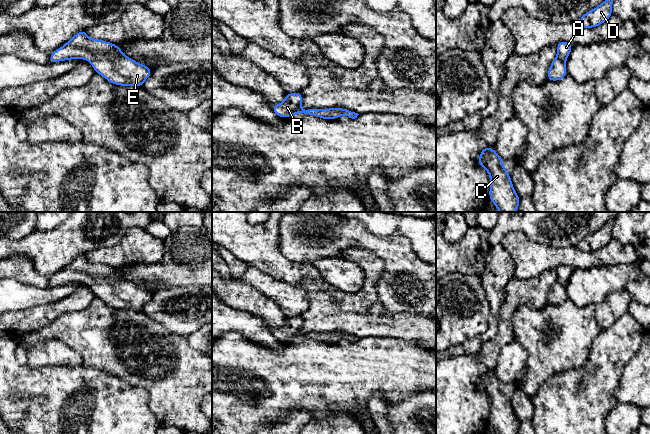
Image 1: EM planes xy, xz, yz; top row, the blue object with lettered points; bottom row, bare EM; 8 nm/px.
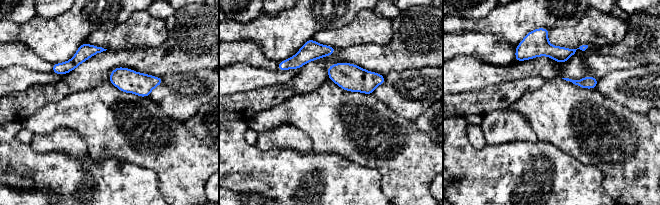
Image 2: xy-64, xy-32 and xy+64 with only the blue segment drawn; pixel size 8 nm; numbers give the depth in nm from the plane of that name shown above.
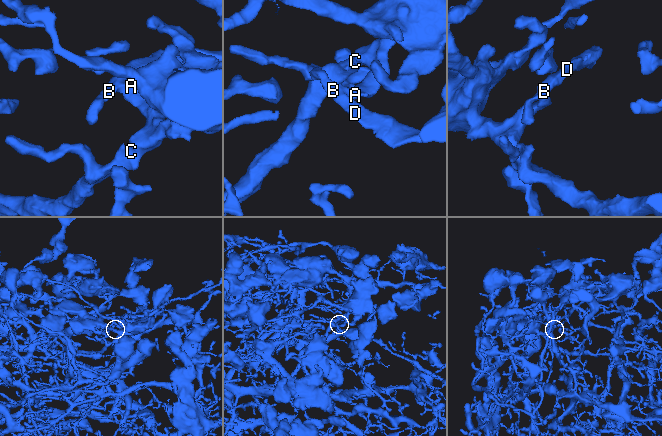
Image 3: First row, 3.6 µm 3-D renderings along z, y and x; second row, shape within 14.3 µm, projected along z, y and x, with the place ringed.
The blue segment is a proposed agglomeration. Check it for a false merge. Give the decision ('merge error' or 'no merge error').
no merge error

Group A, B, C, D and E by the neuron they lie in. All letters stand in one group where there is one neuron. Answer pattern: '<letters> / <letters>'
A B C D E

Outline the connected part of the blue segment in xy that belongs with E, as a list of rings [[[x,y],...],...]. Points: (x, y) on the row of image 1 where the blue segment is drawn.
[[[85,29],[52,52],[49,63],[77,58],[89,61],[95,73],[119,86],[142,87],[152,72],[151,68],[127,57],[117,44],[89,38]]]

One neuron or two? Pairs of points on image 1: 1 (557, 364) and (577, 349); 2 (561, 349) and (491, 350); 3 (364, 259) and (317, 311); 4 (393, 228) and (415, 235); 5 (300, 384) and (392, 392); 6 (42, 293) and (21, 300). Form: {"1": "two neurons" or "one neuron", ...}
{"1": "one neuron", "2": "two neurons", "3": "one neuron", "4": "one neuron", "5": "one neuron", "6": "one neuron"}

